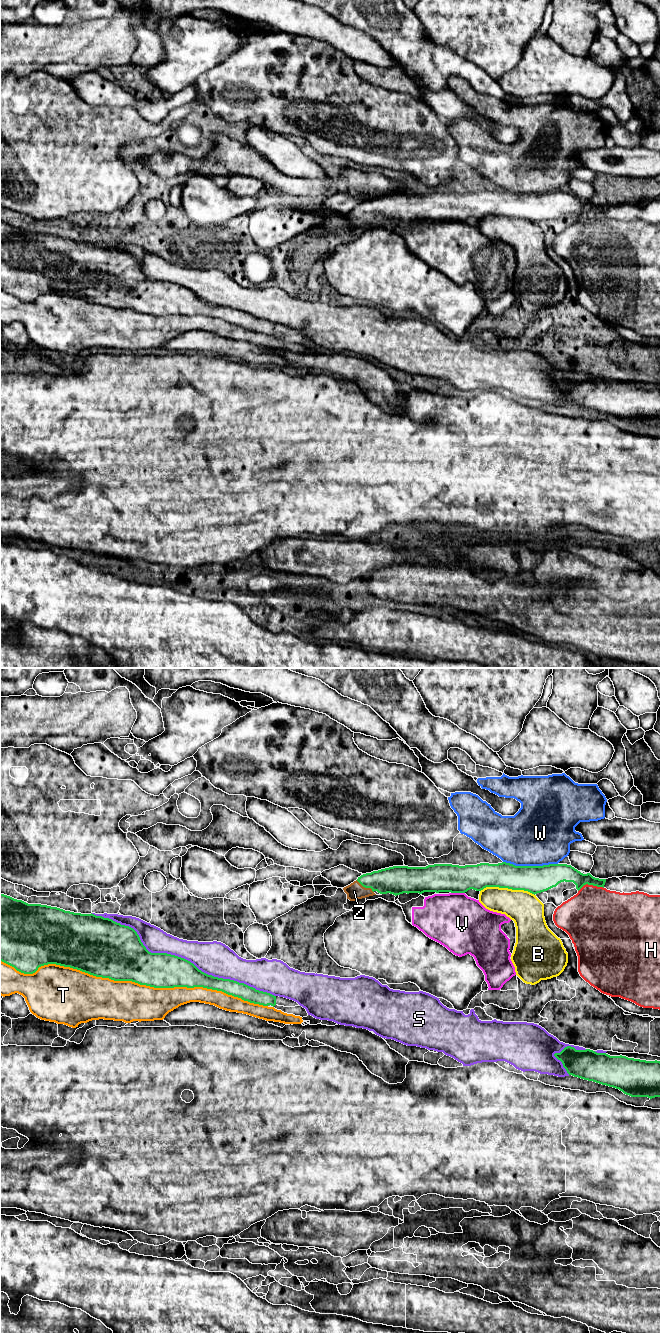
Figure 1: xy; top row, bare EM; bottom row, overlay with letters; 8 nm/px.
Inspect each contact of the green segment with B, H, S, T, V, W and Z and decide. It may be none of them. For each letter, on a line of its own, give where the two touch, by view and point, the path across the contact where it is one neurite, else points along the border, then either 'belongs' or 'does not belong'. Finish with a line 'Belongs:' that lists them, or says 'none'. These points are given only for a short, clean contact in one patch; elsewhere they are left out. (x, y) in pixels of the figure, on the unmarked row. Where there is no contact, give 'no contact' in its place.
B: xy (507, 215) | does not belong
H: xy (590, 212) | does not belong
S: xy (180, 285) | does not belong
T: xy (134, 309) | does not belong
V: xy (458, 220) | does not belong
W: xy (530, 194) | along xy (503, 189), (515, 193), (557, 192) | does not belong
Z: xy (365, 215) | across xy (395, 208), (372, 209), (365, 215), (354, 219) | belongs
Belongs: Z

